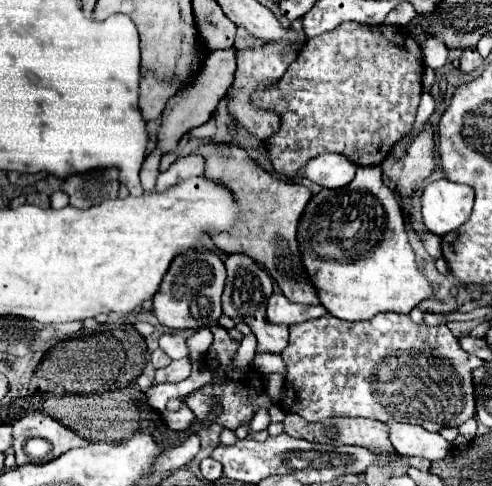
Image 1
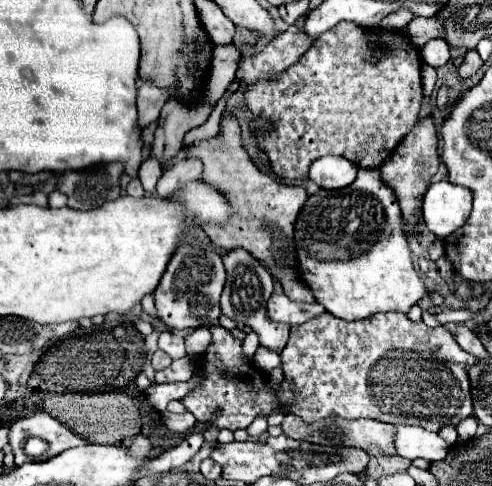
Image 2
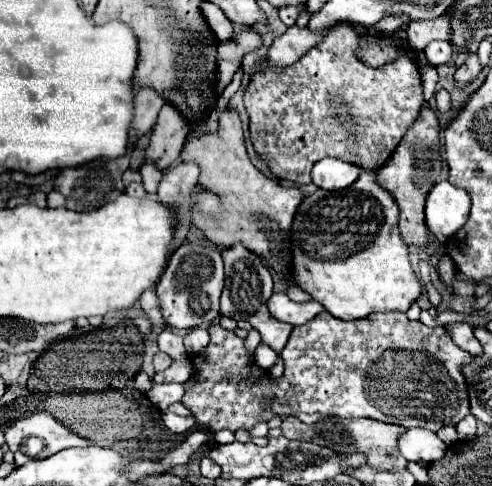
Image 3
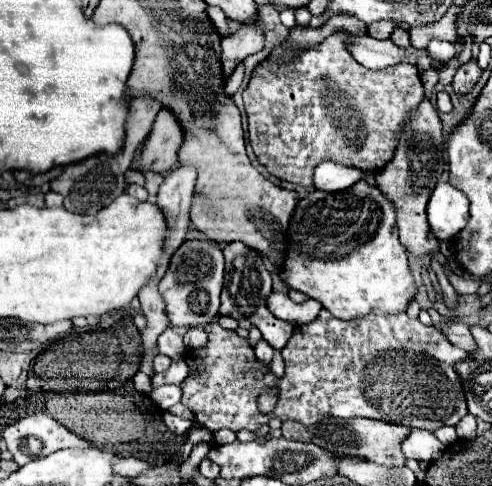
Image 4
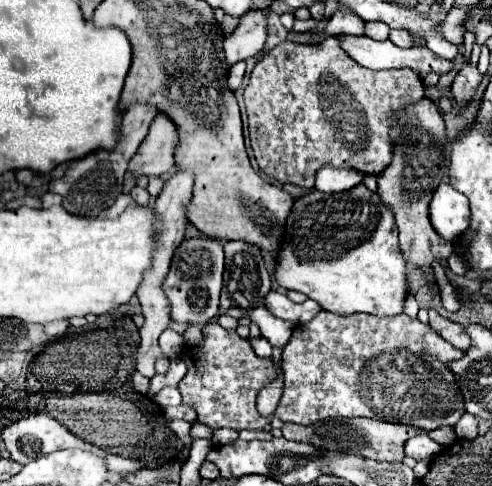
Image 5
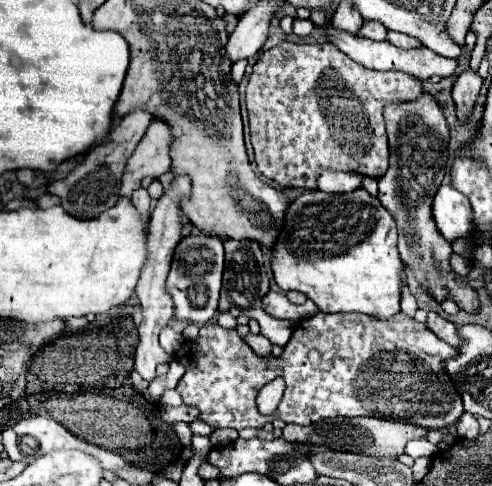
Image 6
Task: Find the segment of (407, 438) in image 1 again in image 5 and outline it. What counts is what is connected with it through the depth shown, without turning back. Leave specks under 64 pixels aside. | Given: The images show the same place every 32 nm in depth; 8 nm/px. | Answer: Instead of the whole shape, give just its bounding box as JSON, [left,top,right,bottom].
[404,432,442,460]

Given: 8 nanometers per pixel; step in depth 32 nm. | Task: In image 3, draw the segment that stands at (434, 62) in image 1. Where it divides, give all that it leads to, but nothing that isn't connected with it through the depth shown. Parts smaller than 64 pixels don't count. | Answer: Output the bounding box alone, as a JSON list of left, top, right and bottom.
[430,40,454,66]

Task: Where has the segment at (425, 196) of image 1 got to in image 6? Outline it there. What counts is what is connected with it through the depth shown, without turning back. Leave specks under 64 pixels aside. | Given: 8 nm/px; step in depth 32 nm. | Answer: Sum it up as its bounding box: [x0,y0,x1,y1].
[434,186,474,240]

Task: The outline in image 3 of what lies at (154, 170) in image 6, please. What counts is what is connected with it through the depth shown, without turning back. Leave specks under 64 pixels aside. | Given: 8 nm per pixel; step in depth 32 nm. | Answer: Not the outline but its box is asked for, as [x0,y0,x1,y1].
[144,104,192,172]

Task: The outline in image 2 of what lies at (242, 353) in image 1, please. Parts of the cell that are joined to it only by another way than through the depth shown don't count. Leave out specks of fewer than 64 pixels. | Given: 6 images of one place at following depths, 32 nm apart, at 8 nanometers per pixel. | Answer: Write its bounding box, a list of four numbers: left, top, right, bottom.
[244,331,258,360]

